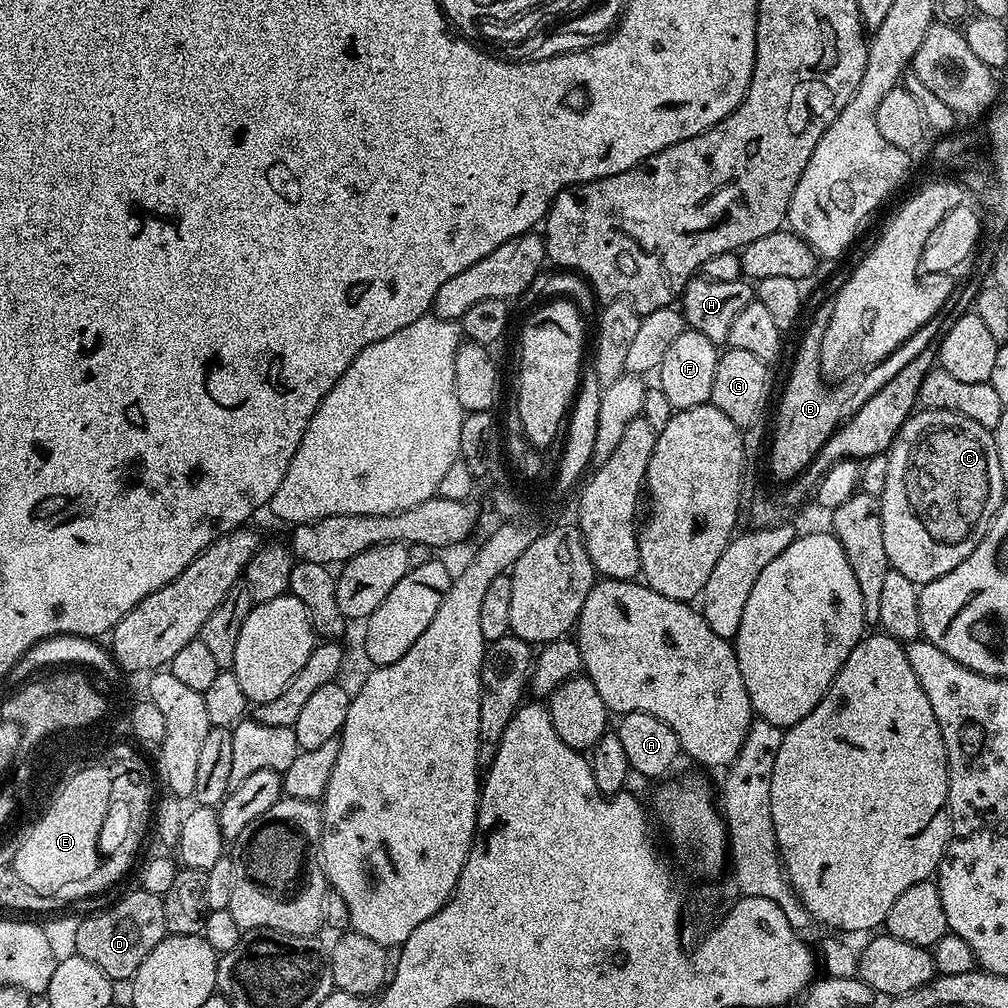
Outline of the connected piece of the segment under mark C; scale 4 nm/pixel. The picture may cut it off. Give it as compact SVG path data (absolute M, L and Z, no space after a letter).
M924 408L913 412L908 417L908 421L903 424L899 434L896 435L896 441L892 443L887 457L886 490L878 498L880 521L882 522L882 543L886 545L886 558L892 570L904 574L910 582L923 586L932 580L942 578L942 574L950 574L954 570L954 566L961 564L975 550L978 542L982 542L982 538L987 534L994 514L999 510L1001 504L1005 503L1006 490L1002 486L1002 466L998 462L996 438L993 429L974 422L974 418L966 418L962 414L941 408Z

